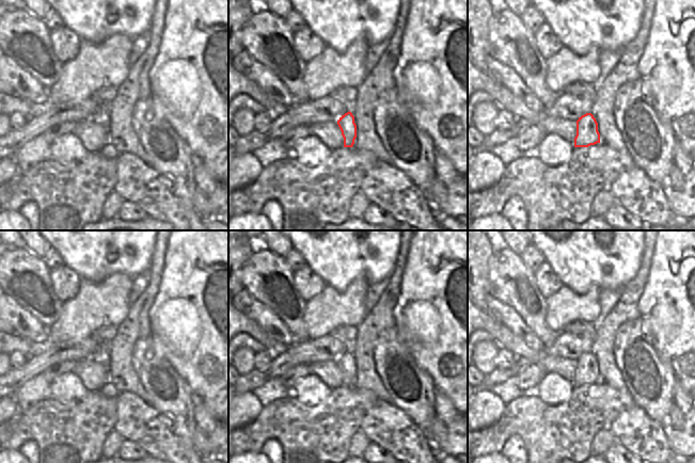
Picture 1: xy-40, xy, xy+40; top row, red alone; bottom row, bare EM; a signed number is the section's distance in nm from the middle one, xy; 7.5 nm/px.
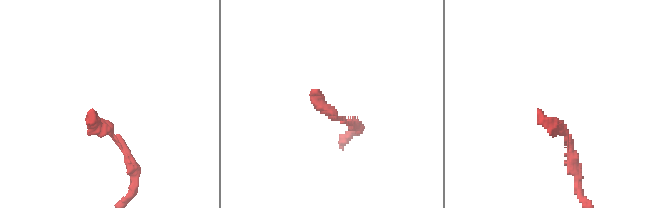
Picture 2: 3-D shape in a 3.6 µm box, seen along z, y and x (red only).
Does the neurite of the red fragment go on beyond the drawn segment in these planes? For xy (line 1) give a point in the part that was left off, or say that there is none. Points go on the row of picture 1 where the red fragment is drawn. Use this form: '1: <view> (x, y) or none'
1: none

